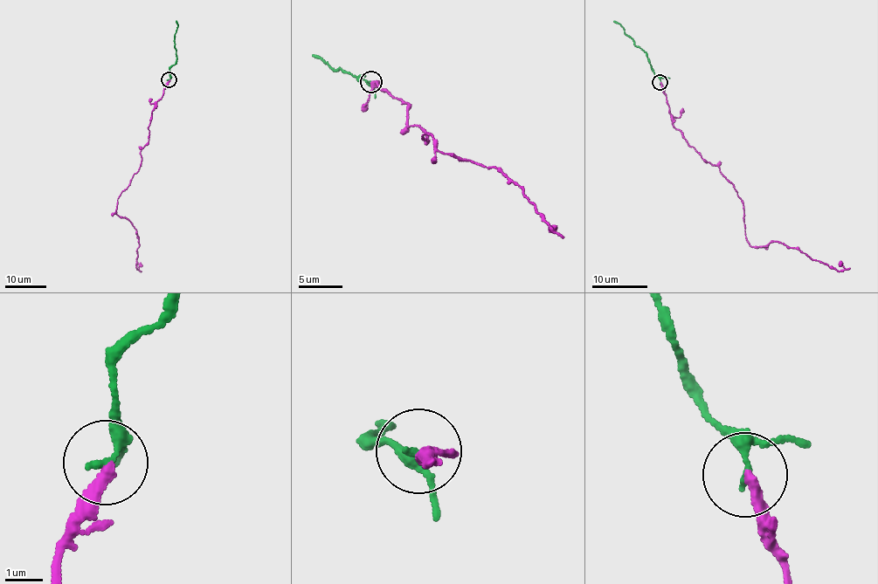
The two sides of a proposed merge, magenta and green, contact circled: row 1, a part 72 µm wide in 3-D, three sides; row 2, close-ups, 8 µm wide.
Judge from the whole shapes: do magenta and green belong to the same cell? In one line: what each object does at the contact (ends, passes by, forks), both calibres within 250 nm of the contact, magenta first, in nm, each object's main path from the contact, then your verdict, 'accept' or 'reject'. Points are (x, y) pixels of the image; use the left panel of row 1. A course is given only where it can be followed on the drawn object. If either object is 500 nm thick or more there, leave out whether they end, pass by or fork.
magenta ends | green passes by | 320/190 nm | magenta via (169, 79), (152, 110), (138, 171), (117, 199), (116, 214), (130, 220), (134, 229), (135, 264), (141, 271) | green via (169, 79), (170, 68), (176, 64), (176, 21) | accept

